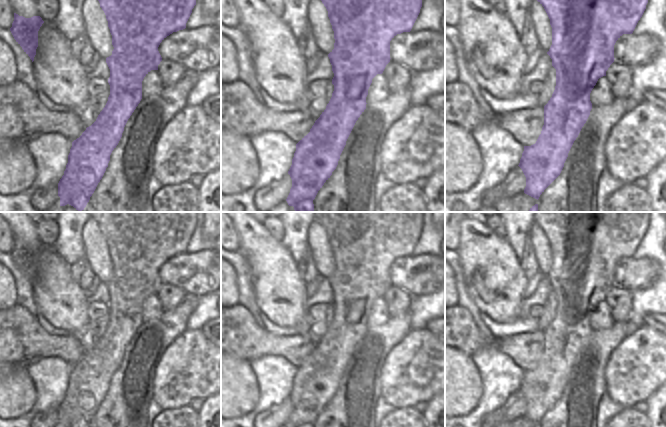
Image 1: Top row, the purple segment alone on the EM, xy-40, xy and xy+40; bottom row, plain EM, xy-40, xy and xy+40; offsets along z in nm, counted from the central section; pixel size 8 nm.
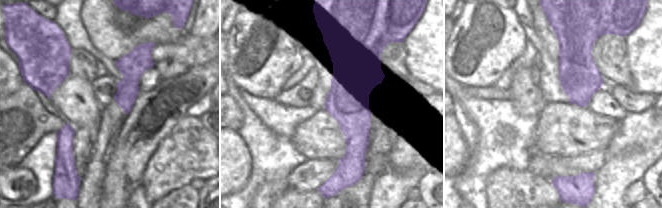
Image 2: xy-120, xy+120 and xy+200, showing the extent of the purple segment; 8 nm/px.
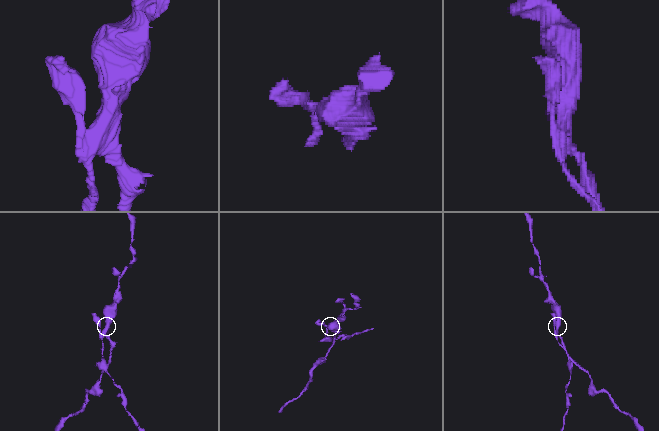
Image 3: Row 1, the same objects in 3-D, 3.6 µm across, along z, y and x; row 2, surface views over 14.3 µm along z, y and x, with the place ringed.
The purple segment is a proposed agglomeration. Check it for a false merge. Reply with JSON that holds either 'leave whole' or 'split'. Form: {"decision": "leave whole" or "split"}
{"decision": "split"}

